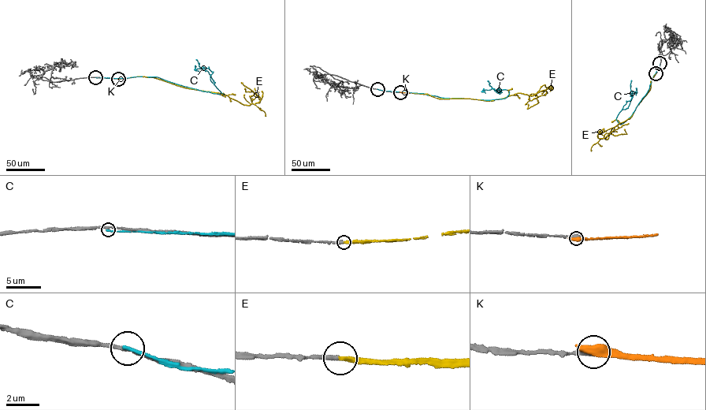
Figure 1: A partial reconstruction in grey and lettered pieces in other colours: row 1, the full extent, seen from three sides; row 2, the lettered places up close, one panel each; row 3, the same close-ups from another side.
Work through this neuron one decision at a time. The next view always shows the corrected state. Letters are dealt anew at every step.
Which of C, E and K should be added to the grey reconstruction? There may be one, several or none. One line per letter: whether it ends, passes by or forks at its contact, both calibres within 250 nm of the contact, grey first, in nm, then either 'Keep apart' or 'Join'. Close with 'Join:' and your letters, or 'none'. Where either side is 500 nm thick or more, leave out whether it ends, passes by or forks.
C: It ends there. Thickness 200 nm (grey) against 200 nm. Keep apart
E: It ends there. Thickness 300 nm (grey) against 280 nm. Join
K: Thickness 340 nm (grey) against 600 nm. Keep apart
Join: E

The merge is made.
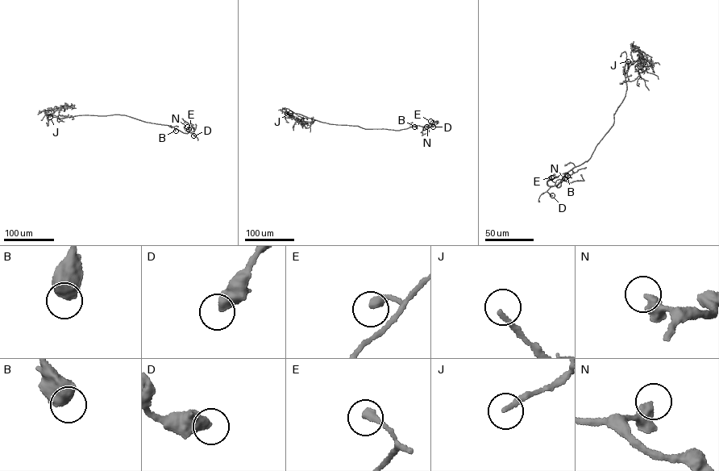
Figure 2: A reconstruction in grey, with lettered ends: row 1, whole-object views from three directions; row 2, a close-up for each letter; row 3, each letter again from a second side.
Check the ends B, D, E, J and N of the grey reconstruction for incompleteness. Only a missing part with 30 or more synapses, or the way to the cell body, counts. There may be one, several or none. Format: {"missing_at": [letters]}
{"missing_at": ["J"]}

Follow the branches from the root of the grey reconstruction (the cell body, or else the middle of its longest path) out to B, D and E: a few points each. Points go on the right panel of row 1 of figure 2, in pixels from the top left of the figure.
B: (613, 116), (613, 125), (589, 159), (570, 170), (567, 176)
D: (613, 116), (613, 125), (588, 160), (566, 172), (559, 187), (554, 185), (547, 190), (552, 195)
E: (613, 116), (613, 125), (588, 160), (566, 172), (559, 187), (551, 177)

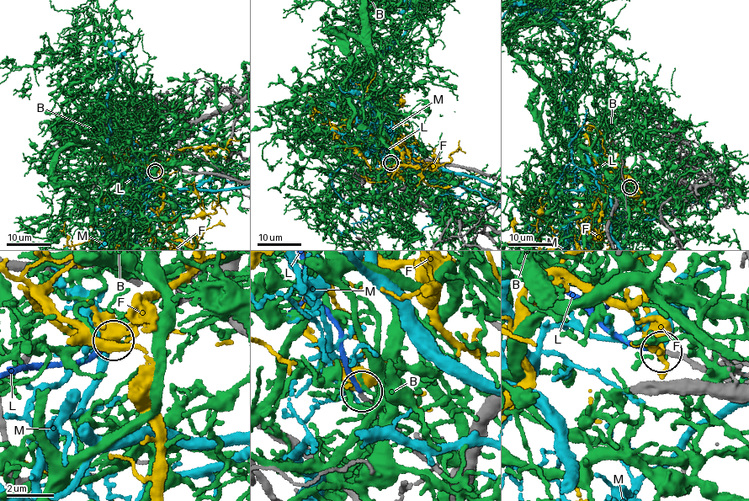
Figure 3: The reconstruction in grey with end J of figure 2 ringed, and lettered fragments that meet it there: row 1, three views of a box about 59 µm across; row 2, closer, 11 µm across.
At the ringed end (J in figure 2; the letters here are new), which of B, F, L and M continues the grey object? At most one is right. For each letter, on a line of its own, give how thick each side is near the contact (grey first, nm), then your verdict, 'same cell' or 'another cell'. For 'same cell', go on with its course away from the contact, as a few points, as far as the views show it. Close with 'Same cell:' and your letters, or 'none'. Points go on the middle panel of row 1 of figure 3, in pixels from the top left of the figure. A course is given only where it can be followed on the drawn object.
B: 200/240 nm | another cell
F: 200/400 nm | another cell
L: 200/160 nm | same cell
M: 240/140 nm | another cell
Same cell: L

